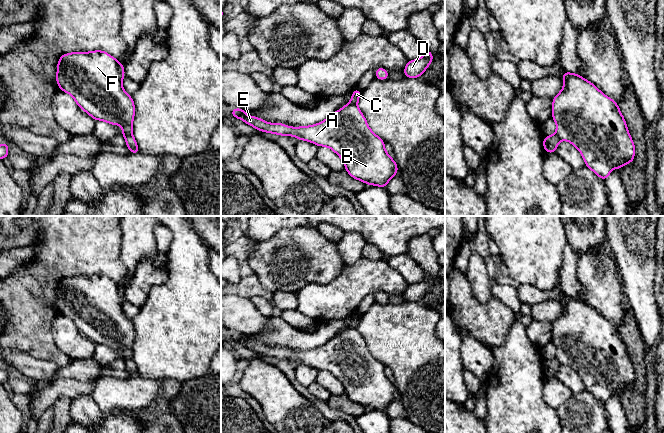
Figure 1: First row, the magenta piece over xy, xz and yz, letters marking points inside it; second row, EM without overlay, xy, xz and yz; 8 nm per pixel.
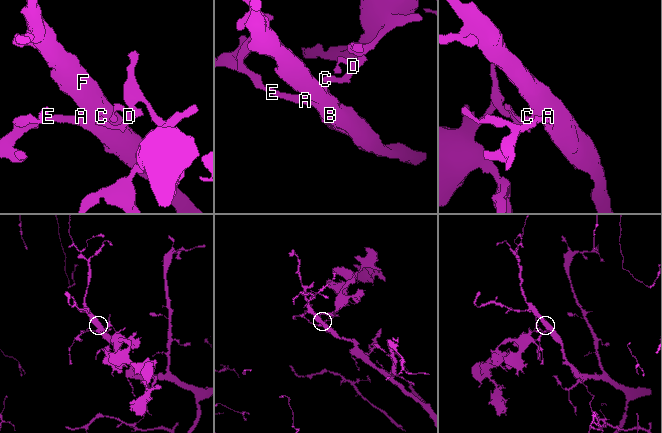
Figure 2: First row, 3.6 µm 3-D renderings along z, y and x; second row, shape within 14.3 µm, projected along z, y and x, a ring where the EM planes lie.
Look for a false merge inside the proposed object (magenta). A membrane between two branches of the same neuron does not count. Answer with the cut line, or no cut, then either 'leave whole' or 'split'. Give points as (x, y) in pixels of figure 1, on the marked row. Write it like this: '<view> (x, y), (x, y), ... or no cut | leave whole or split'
xy (132, 134), (125, 137) | split

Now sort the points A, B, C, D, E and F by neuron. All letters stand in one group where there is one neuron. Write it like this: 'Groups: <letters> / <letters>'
Groups: A B E F / C D

